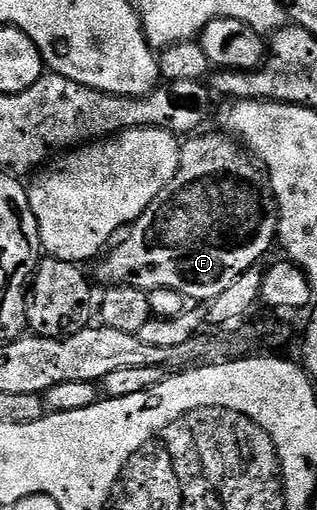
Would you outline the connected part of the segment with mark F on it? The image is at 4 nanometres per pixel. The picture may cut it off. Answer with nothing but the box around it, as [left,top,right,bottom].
[96,132,280,304]

